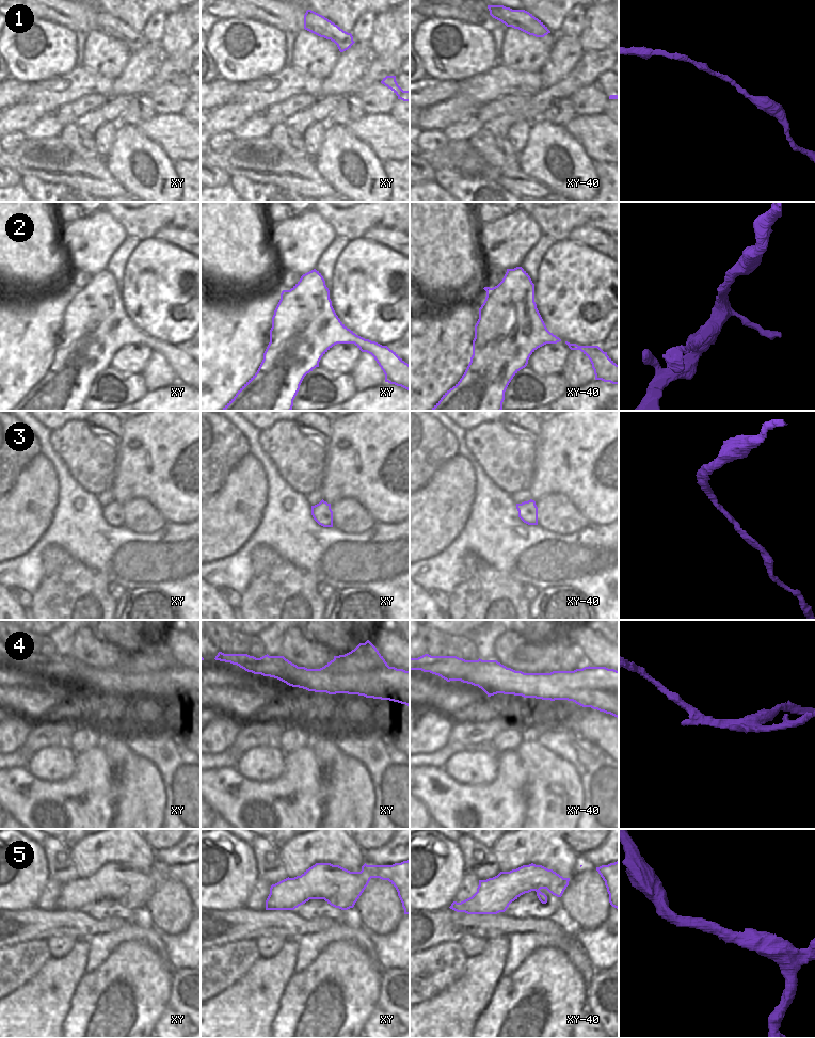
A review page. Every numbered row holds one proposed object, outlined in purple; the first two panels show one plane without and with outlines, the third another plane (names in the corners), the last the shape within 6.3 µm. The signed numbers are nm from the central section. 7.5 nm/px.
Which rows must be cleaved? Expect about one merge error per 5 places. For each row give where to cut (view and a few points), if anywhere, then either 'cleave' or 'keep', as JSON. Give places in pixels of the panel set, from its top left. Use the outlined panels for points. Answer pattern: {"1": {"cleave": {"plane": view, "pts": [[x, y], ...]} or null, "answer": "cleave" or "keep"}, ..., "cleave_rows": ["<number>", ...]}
{"1": {"cleave": null, "answer": "keep"}, "2": {"cleave": null, "answer": "keep"}, "3": {"cleave": null, "answer": "keep"}, "4": {"cleave": {"plane": "xy", "pts": [[388, 666], [367, 670], [353, 679], [318, 679], [298, 667]]}, "answer": "cleave"}, "5": {"cleave": null, "answer": "keep"}, "cleave_rows": ["4"]}

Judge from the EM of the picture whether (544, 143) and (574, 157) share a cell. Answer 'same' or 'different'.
same

